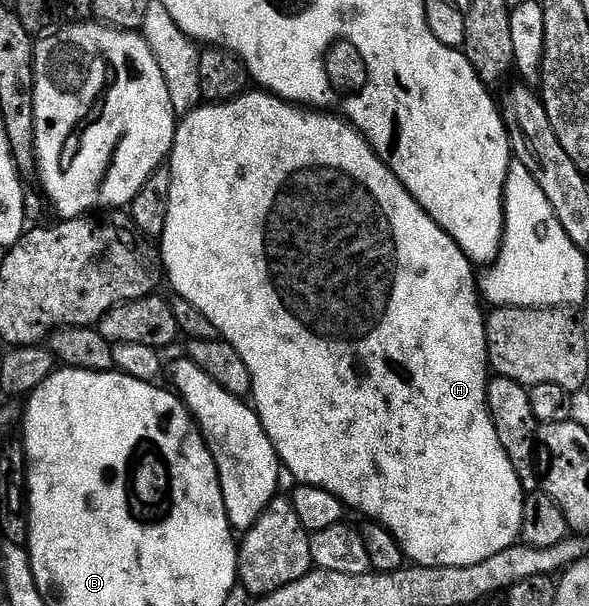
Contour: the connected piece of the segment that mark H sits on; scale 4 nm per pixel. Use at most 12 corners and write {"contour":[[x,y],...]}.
{"contour":[[343,117],[179,119],[158,246],[283,469],[517,545],[458,244]]}

